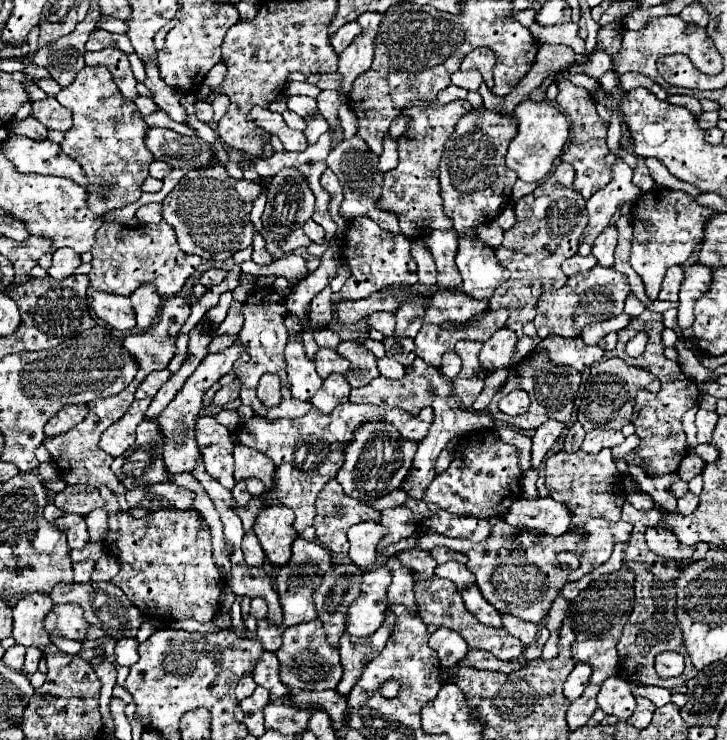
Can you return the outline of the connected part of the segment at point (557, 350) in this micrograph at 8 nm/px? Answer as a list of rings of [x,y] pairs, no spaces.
[[[549,336],[545,338],[545,346],[541,344],[537,350],[547,350],[553,364],[559,366],[573,366],[575,370],[583,372],[595,362],[603,358],[603,350],[599,346],[587,346],[581,338],[559,338]]]

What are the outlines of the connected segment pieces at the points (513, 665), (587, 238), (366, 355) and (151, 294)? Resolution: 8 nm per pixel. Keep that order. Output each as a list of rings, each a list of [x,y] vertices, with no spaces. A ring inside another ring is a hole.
[[[469,650],[469,654],[459,662],[459,664],[469,664],[471,668],[477,668],[477,670],[493,670],[493,672],[513,672],[521,666],[527,666],[525,664],[517,664],[517,662],[501,662],[497,660],[493,654],[485,652],[485,650]]]
[[[617,158],[613,164],[613,180],[607,184],[601,192],[595,192],[593,198],[587,200],[587,212],[589,212],[589,224],[581,236],[579,254],[589,256],[593,242],[597,234],[607,228],[617,212],[617,208],[625,202],[635,202],[641,196],[641,190],[631,182],[633,170]]]
[[[359,340],[357,342],[341,342],[335,348],[335,352],[351,362],[349,372],[345,374],[345,380],[351,384],[351,388],[365,386],[379,376],[379,370],[375,364],[377,358],[367,348],[363,348]]]
[[[141,284],[141,288],[137,288],[129,298],[131,298],[135,314],[137,314],[137,326],[141,330],[147,330],[153,324],[159,304],[161,304],[157,290],[153,288],[153,284]]]

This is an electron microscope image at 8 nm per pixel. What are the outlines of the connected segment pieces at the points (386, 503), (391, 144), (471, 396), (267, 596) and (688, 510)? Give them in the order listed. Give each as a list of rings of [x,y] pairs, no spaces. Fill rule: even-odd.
[[[395,490],[395,492],[387,494],[385,498],[379,498],[379,500],[369,500],[369,504],[371,504],[371,508],[377,508],[377,510],[381,512],[381,510],[391,508],[391,506],[401,506],[401,504],[405,504],[405,500],[407,500],[405,492],[403,492],[403,490]]]
[[[389,134],[383,138],[383,152],[379,156],[379,166],[383,172],[389,172],[397,166],[397,140],[391,138]]]
[[[461,340],[455,344],[455,352],[461,356],[463,368],[451,380],[453,382],[451,386],[453,386],[453,392],[455,392],[461,408],[471,408],[475,398],[483,390],[483,380],[485,380],[487,372],[479,364],[479,350],[481,350],[479,342]]]
[[[245,564],[243,568],[231,566],[231,580],[229,588],[235,594],[245,594],[245,596],[259,596],[269,604],[269,614],[267,618],[271,622],[281,622],[281,604],[279,596],[271,584],[271,578],[265,568],[253,568]]]
[[[687,492],[683,498],[679,498],[679,500],[677,500],[677,510],[679,510],[679,514],[689,516],[689,514],[693,514],[693,512],[695,512],[697,504],[699,504],[699,496],[695,496],[695,494]]]

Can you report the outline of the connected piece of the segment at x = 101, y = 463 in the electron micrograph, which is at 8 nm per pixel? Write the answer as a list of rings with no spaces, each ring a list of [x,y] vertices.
[[[125,388],[121,390],[117,396],[109,396],[109,398],[99,398],[99,400],[93,400],[89,402],[89,414],[87,418],[77,424],[73,430],[61,434],[61,436],[55,436],[55,438],[47,438],[43,444],[45,448],[51,452],[51,462],[55,464],[57,472],[67,480],[67,482],[73,482],[73,484],[89,484],[89,486],[95,486],[95,488],[101,488],[101,486],[107,486],[111,488],[111,492],[115,494],[123,494],[125,488],[119,484],[119,480],[115,478],[115,474],[111,472],[111,462],[113,462],[113,456],[109,456],[107,452],[103,452],[99,448],[99,438],[101,434],[113,424],[117,422],[125,410],[131,406],[131,402],[135,400],[131,388]]]

